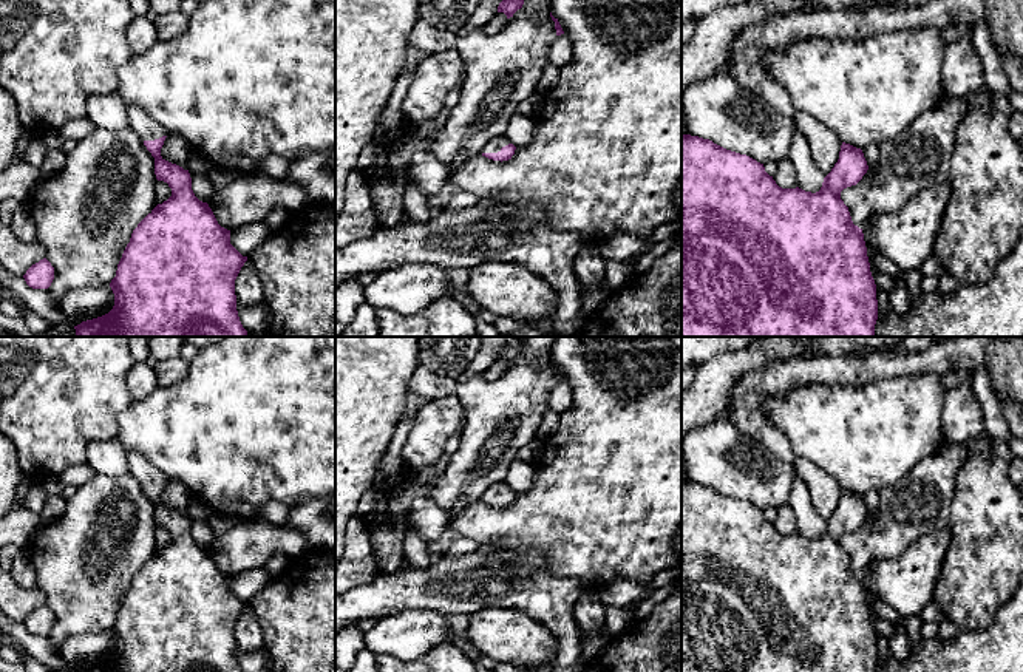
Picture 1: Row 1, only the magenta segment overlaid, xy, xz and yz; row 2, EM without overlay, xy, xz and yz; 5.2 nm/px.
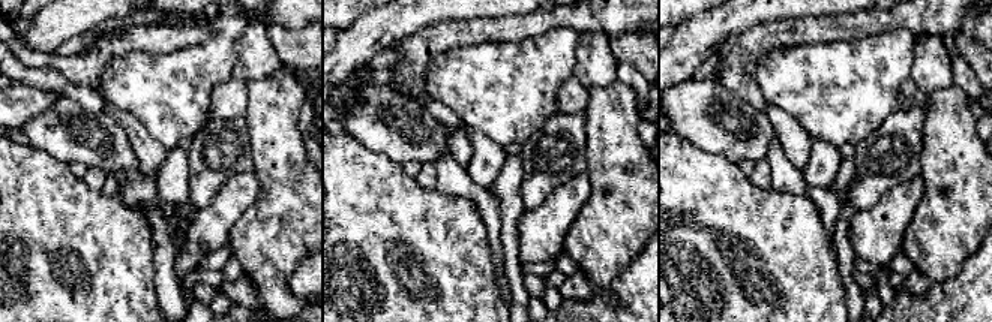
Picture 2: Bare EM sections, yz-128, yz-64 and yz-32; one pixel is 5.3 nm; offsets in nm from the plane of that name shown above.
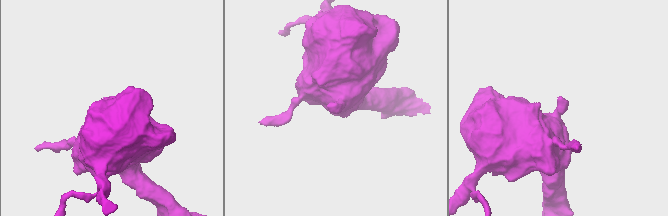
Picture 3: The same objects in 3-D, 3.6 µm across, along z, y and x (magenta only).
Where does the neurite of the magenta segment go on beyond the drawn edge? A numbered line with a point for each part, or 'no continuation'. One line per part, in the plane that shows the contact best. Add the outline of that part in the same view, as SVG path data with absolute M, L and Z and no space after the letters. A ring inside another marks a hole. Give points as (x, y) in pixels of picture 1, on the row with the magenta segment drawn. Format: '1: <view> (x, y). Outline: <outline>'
1: xz (495, 145). Outline: M496 136L490 142L487 142L482 148L482 153L498 153L502 147L508 145L508 139L505 136Z

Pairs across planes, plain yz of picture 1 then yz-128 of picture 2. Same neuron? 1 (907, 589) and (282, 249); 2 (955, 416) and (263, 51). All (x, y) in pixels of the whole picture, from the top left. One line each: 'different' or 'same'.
1: different
2: same

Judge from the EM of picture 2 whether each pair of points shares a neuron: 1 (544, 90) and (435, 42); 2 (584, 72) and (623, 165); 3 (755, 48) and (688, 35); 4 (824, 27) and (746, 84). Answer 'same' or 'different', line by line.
1: different
2: different
3: different
4: same

